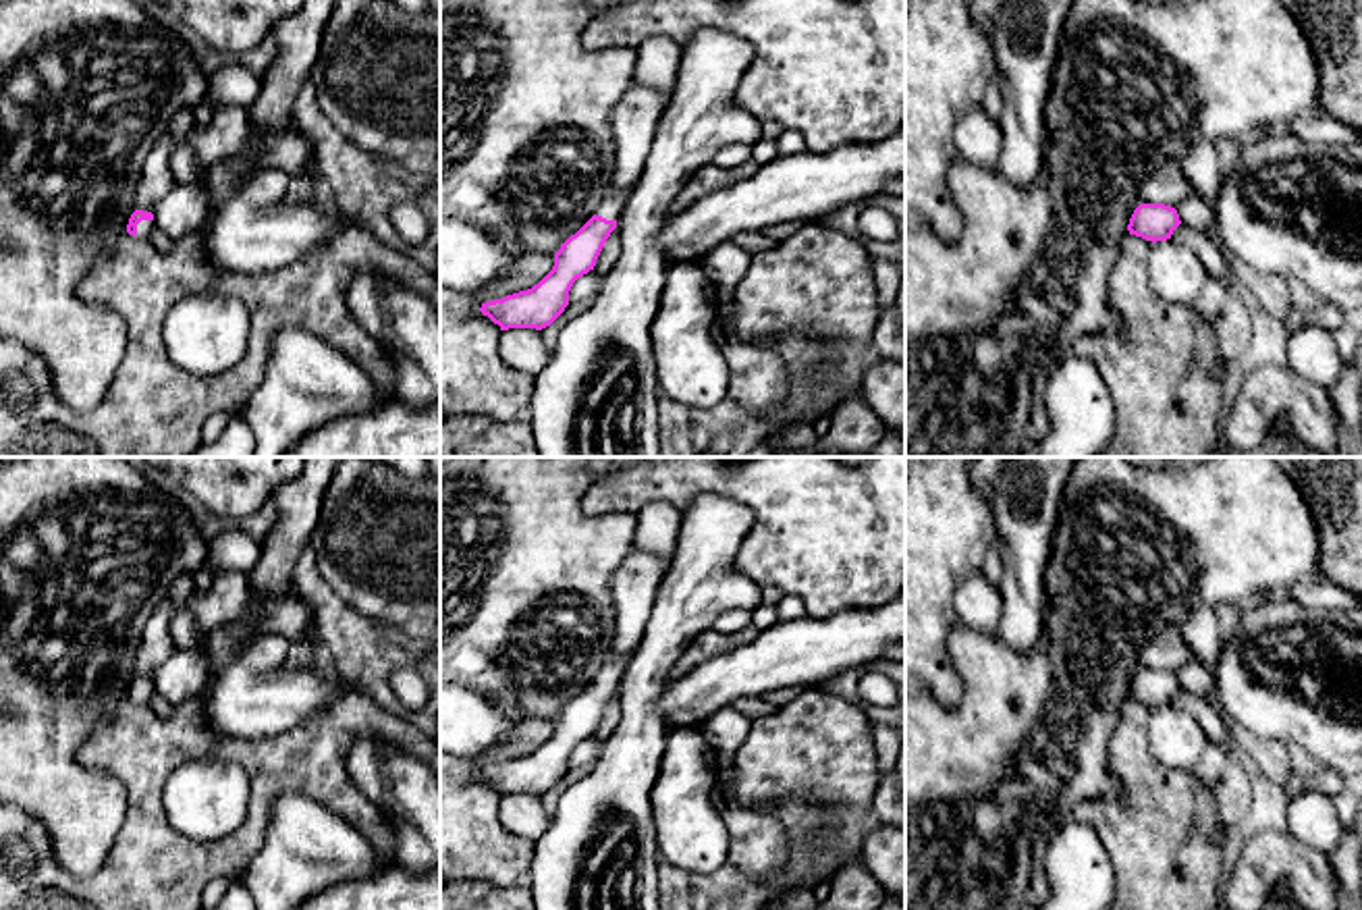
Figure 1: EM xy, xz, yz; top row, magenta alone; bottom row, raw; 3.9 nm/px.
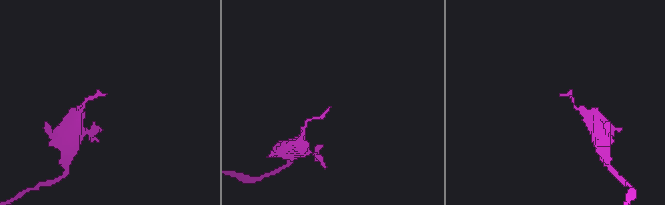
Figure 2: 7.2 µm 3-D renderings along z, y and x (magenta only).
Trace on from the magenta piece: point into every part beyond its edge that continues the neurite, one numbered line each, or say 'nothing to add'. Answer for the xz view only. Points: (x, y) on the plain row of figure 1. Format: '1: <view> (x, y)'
1: xz (611, 674)

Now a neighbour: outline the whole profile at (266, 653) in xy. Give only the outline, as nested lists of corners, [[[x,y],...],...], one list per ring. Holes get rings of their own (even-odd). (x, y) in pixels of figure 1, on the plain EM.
[[[262,634],[245,648],[239,663],[257,673],[276,671],[287,663],[289,648],[291,642],[282,636]]]

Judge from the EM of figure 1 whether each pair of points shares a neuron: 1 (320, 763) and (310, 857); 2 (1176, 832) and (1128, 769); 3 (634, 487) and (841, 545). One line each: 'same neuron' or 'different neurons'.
1: different neurons
2: same neuron
3: same neuron

